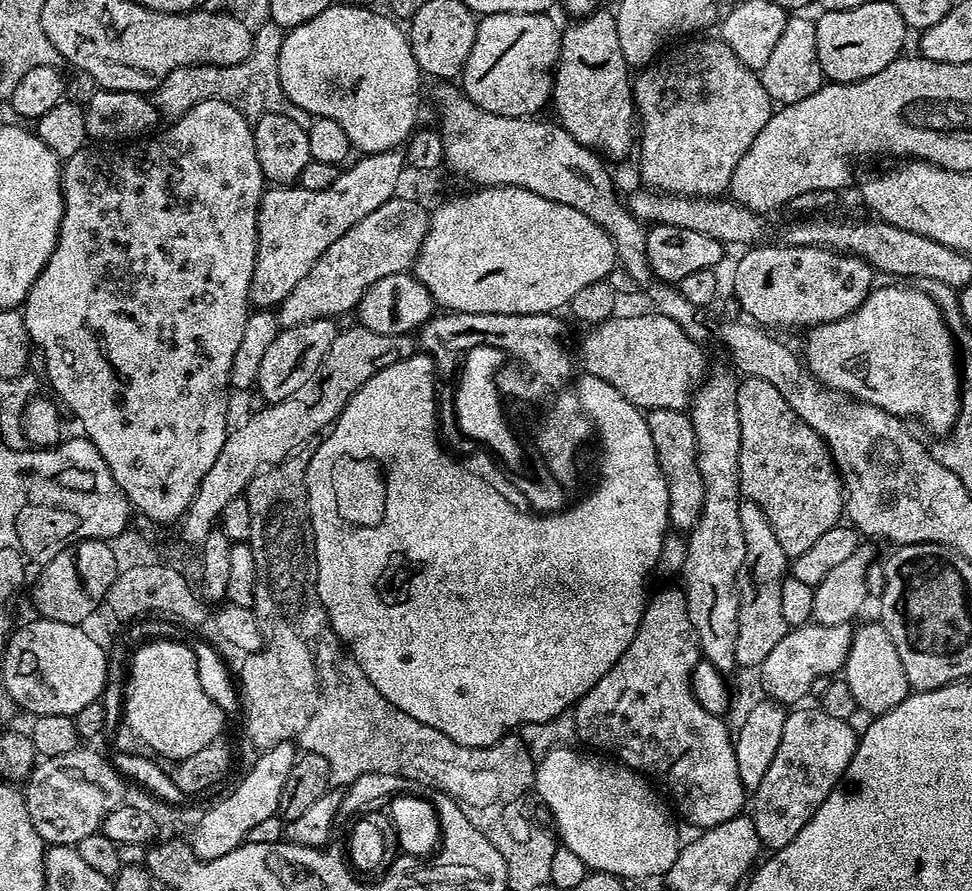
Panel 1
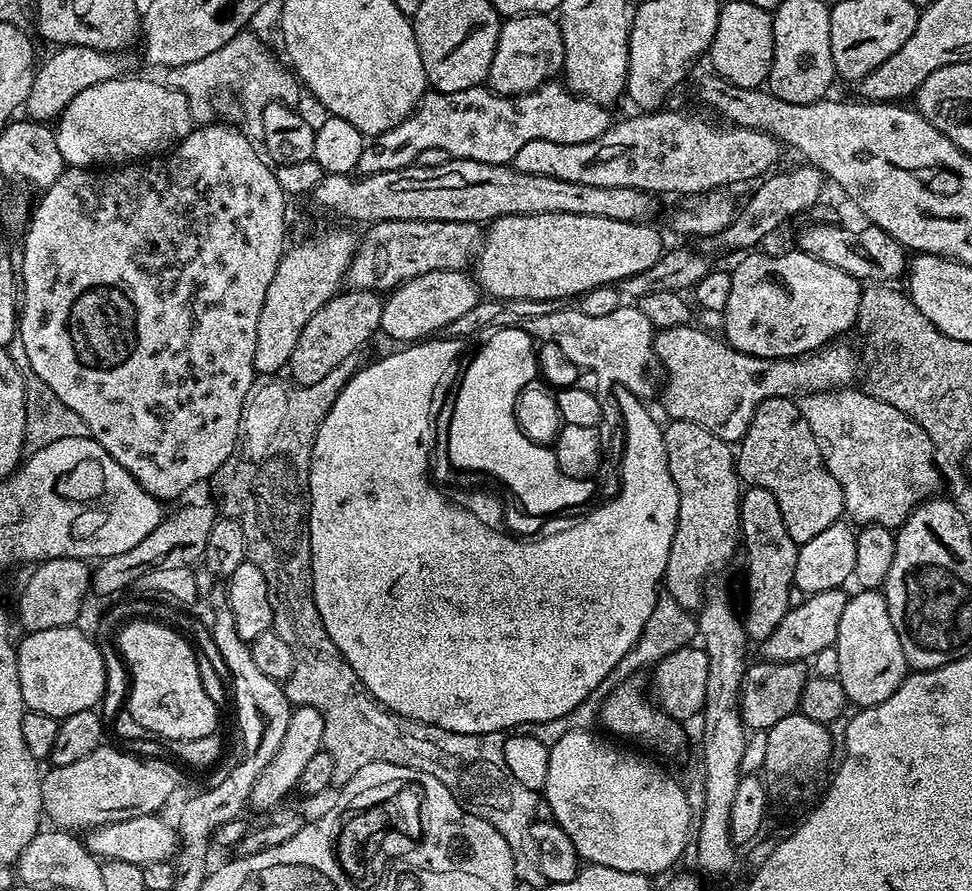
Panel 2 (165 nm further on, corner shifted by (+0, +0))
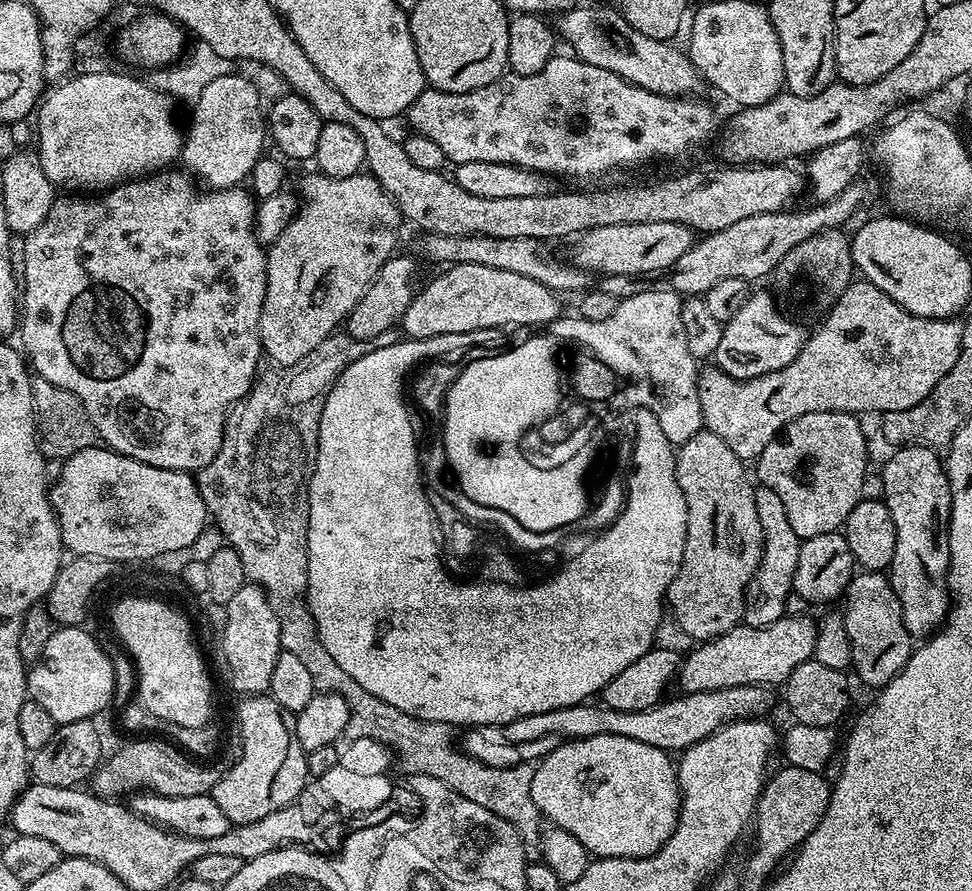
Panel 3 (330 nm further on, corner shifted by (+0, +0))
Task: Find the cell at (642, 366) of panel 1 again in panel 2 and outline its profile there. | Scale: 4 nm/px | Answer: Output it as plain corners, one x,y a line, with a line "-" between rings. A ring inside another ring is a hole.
691,323
684,325
674,326
673,328
662,328
656,333
656,357
660,359
660,366
663,375
666,379
662,384
662,396
664,392
664,408
669,413
667,414
673,420
685,420
686,422
694,422
698,426
702,426
706,430
710,430
710,434
714,434
719,440
726,440
729,442
739,442
740,439
746,434
746,430
750,426
750,422
754,418
754,414
758,410
758,406
762,406
764,400
770,398
778,398
779,396
787,396
789,398
799,397
801,394
810,392
830,392
834,388
843,388
851,385
852,380
856,376
856,352
848,344
840,344
844,342
833,342
818,352
810,352
806,356
793,358
790,360
767,360
766,358
758,358
750,354
742,354
738,350
734,350
728,345
719,335
711,336
708,332
703,332
700,328
692,328

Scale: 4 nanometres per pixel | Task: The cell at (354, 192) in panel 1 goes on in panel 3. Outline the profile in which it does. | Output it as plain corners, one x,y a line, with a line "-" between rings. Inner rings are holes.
572,54
560,55
553,55
552,60
546,62
546,66
542,66
542,70
538,70
538,74
530,74
529,76
505,74
494,82
490,82
490,86
482,86
473,92
443,92
431,86
425,87
424,92
418,94
418,98
414,98
414,102
409,106
406,121
408,120
409,126
412,127
411,131
415,135
430,138
430,142
438,145
442,149
445,161
451,162
453,165
462,162
506,162
519,168
529,168
535,172
545,173
552,178
577,176
580,180
588,180
591,176
600,176
603,172
612,172
615,168
622,167
623,164
644,164
647,160
658,159
659,156
684,156
691,148
696,148
699,144
706,143
712,135
712,139
717,135
716,112
710,105
696,100
700,98
654,94
650,90
642,90
638,86
626,82
610,70
602,70
602,66
590,66
590,62
577,60

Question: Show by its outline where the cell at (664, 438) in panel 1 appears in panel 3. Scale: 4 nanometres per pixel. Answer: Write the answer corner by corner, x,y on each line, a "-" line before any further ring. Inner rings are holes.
701,430
698,434
694,434
694,438
690,438
686,443
679,445
675,449
676,453
676,477
678,478
678,486
682,490
682,494
686,498
686,514
688,517
686,518
686,546
682,550
682,562
678,566
678,574
674,574
674,578
670,582
670,586
668,587
666,593
666,604
670,609
670,613
673,618
677,620
678,625
682,626
684,630
690,637
693,638
696,642
703,642
705,640
713,640
714,638
718,638
722,634
726,634
730,629
735,628
737,624
741,623
744,618
744,595
746,594
746,590
748,589
748,584
752,580
752,575
756,573
756,567
758,566
758,562
762,558
762,550
764,549
764,535
762,534
762,522
758,522
758,506
754,506
754,498
756,497
756,488
754,487
753,481
750,479
748,481
748,476
744,473
744,468
746,468
745,461
740,460
738,458
738,454
734,454
734,450
730,450
730,446
726,446
726,442
722,442
722,438
718,438
718,434
714,434
713,432
709,432
707,430

